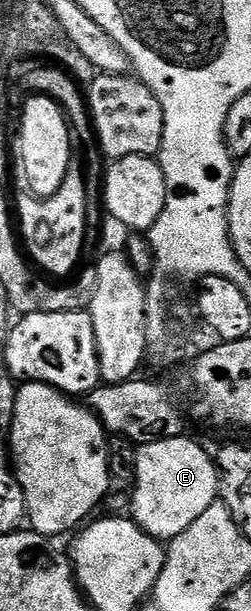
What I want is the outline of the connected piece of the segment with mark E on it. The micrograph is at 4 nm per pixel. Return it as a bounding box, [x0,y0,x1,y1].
[130,434,220,542]

